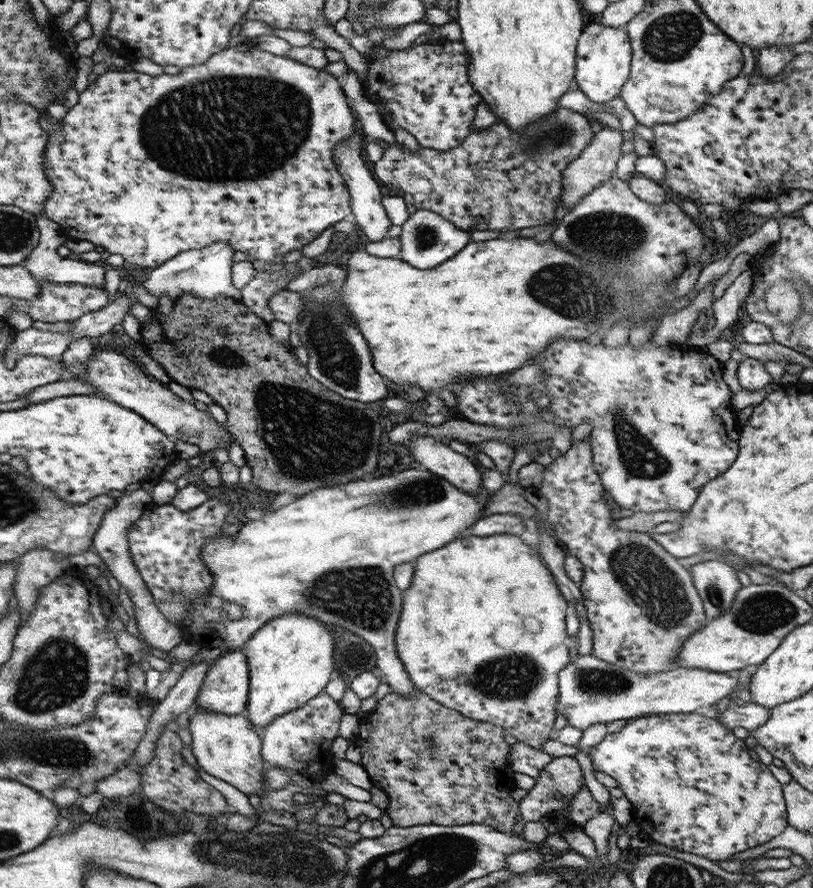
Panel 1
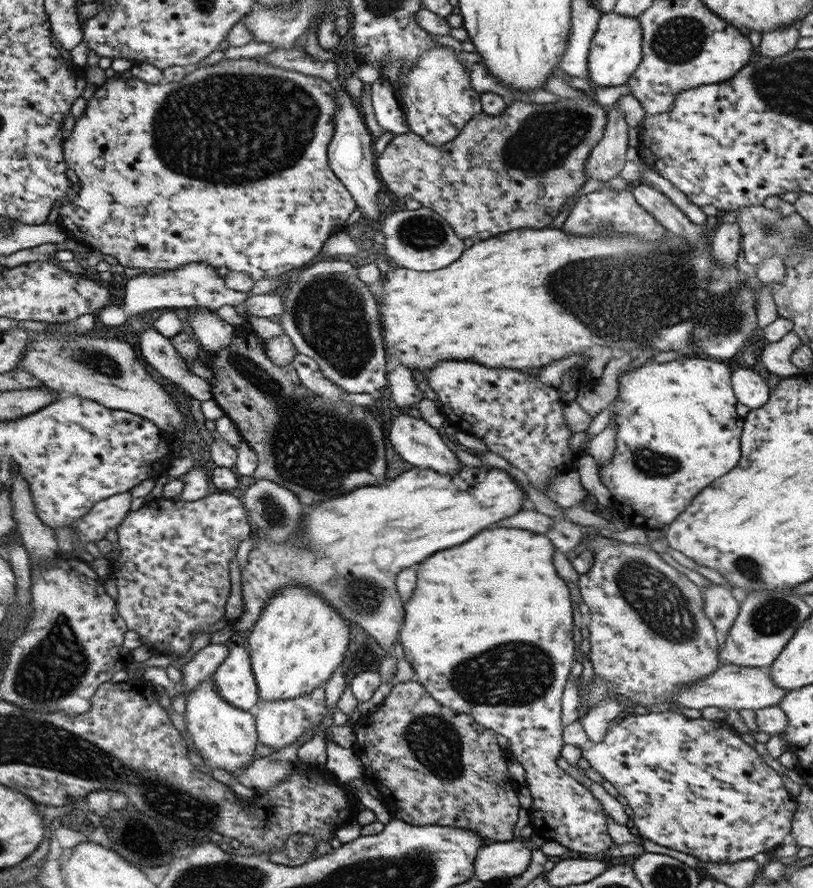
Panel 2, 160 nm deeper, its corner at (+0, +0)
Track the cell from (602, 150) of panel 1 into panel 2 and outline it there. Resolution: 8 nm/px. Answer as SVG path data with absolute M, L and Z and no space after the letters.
M609 107L605 136L592 150L589 160L586 160L587 180L606 182L618 178L627 161L629 127L624 115L616 107Z

